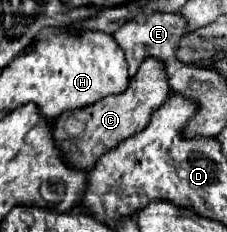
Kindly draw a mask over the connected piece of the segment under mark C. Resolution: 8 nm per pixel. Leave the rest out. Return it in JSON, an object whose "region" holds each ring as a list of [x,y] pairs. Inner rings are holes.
{"region":[[[147,56],[141,62],[137,74],[133,78],[129,78],[129,86],[125,92],[105,96],[85,108],[63,112],[55,120],[55,124],[53,124],[55,126],[55,140],[59,144],[59,150],[63,152],[63,158],[75,168],[91,170],[95,166],[95,162],[107,150],[115,148],[117,142],[143,130],[145,124],[149,122],[151,112],[155,108],[159,108],[167,100],[169,94],[171,94],[171,88],[169,88],[165,62],[155,56]]]}

